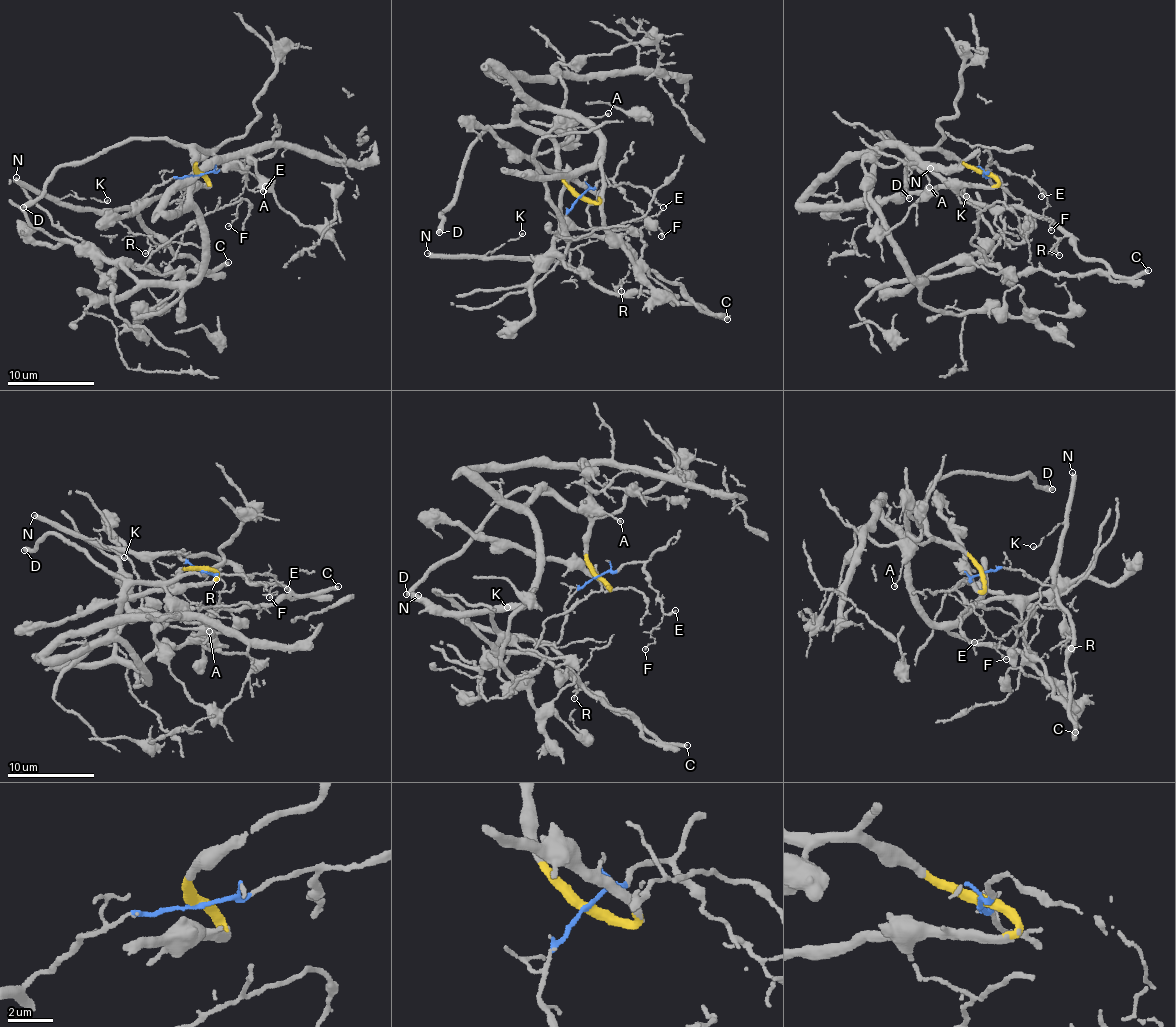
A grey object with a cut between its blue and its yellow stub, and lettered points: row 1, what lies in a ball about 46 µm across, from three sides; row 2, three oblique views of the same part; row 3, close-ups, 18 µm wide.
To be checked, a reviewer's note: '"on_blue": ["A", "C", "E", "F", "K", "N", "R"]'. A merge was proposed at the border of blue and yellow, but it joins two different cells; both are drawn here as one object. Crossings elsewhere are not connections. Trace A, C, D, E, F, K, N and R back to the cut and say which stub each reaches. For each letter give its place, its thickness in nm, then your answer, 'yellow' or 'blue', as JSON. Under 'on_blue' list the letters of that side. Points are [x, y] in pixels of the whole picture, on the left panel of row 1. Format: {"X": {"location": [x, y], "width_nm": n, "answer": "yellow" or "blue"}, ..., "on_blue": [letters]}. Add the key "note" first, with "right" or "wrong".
{"note": "wrong", "A": {"location": [265, 186], "width_nm": 140, "answer": "yellow"}, "C": {"location": [228, 262], "width_nm": 320, "answer": "blue"}, "D": {"location": [23, 207], "width_nm": 420, "answer": "yellow"}, "E": {"location": [263, 191], "width_nm": 120, "answer": "blue"}, "F": {"location": [228, 226], "width_nm": 130, "answer": "blue"}, "K": {"location": [107, 200], "width_nm": 140, "answer": "blue"}, "N": {"location": [16, 177], "width_nm": 400, "answer": "blue"}, "R": {"location": [145, 253], "width_nm": 90, "answer": "blue"}, "on_blue": ["C", "E", "F", "K", "N", "R"]}

